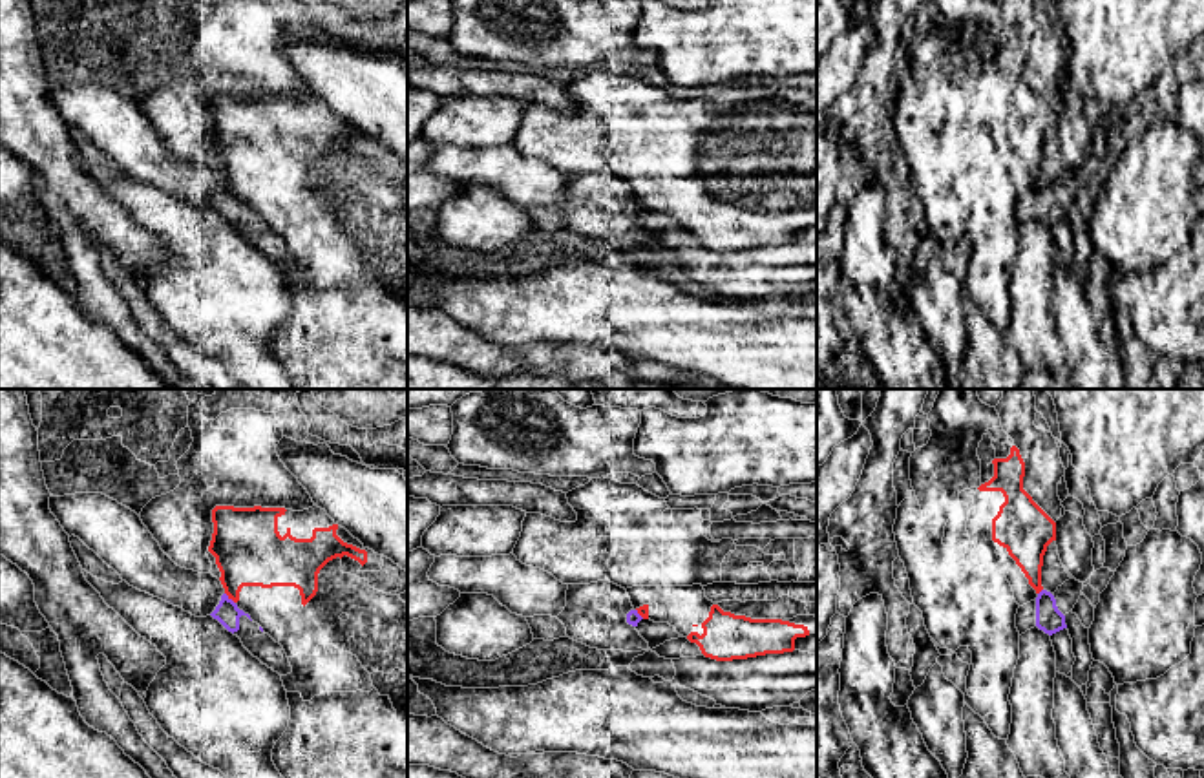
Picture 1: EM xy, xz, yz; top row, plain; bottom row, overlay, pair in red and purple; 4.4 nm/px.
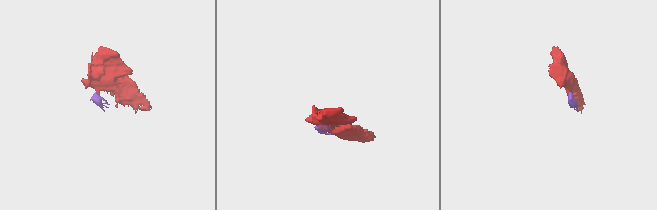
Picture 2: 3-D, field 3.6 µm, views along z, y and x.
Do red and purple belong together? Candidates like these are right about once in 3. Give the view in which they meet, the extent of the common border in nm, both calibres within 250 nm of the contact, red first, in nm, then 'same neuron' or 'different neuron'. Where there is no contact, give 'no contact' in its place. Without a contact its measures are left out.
meets red in xy; contact 70 nm long; 300 nm thick on the red side, 110 nm on the other; different neuron

